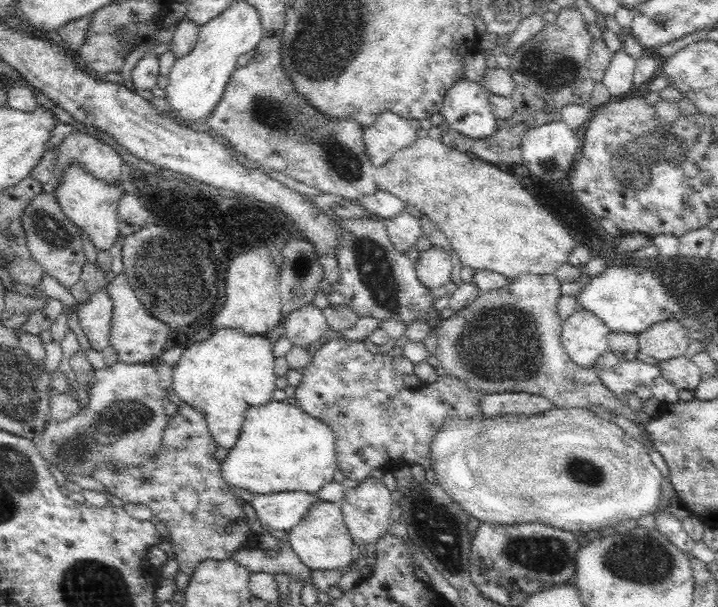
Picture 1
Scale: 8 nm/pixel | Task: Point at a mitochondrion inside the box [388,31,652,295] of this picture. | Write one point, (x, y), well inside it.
(565, 72)

